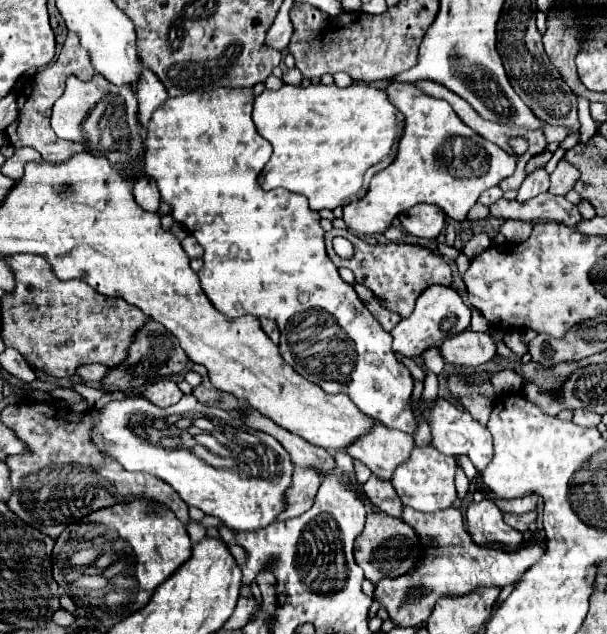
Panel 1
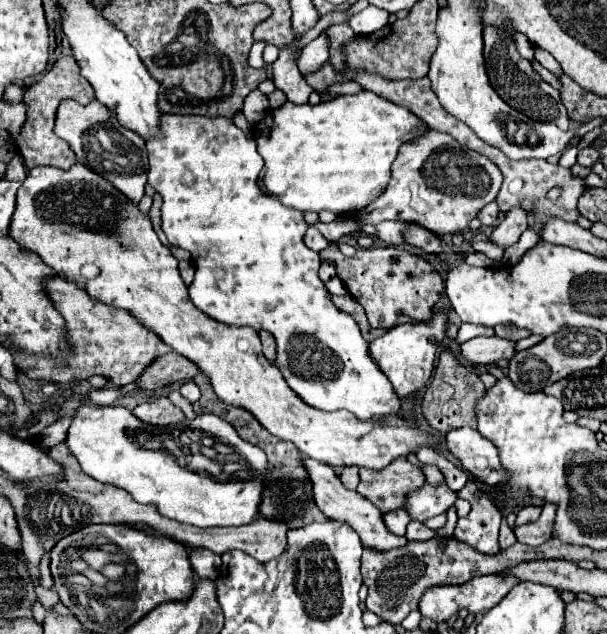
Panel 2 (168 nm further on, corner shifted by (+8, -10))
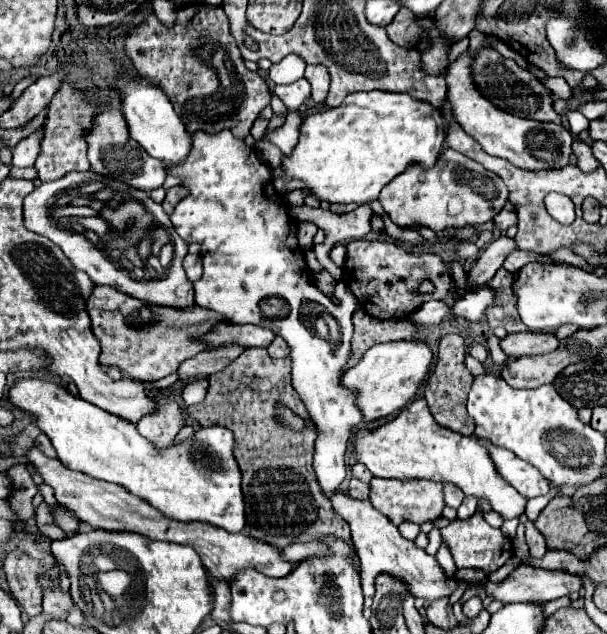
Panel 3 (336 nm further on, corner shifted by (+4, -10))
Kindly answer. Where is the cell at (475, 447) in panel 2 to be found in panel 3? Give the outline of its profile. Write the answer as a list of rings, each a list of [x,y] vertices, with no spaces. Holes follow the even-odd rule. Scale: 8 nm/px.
[[[481,440],[481,444],[489,448],[489,454],[493,456],[493,462],[497,466],[497,472],[513,488],[519,488],[519,492],[523,496],[535,498],[535,496],[541,496],[541,494],[547,494],[549,492],[551,482],[545,476],[541,476],[541,472],[535,466],[531,466],[525,460],[521,460],[519,456],[515,456],[509,450],[503,450],[503,448],[497,448],[497,446],[487,444],[485,440]]]

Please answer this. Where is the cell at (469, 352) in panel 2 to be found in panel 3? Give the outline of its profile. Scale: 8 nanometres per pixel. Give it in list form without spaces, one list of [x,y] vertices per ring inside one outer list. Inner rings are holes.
[[[517,332],[501,340],[501,348],[507,356],[531,356],[531,354],[549,354],[559,346],[559,338],[553,332]]]

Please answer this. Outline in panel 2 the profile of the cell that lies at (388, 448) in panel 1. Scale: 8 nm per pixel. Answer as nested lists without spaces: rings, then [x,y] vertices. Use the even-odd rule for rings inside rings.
[[[395,458],[383,470],[359,468],[361,482],[357,492],[371,500],[381,512],[403,508],[403,496],[411,488],[419,488],[425,482],[423,472],[407,458]]]

